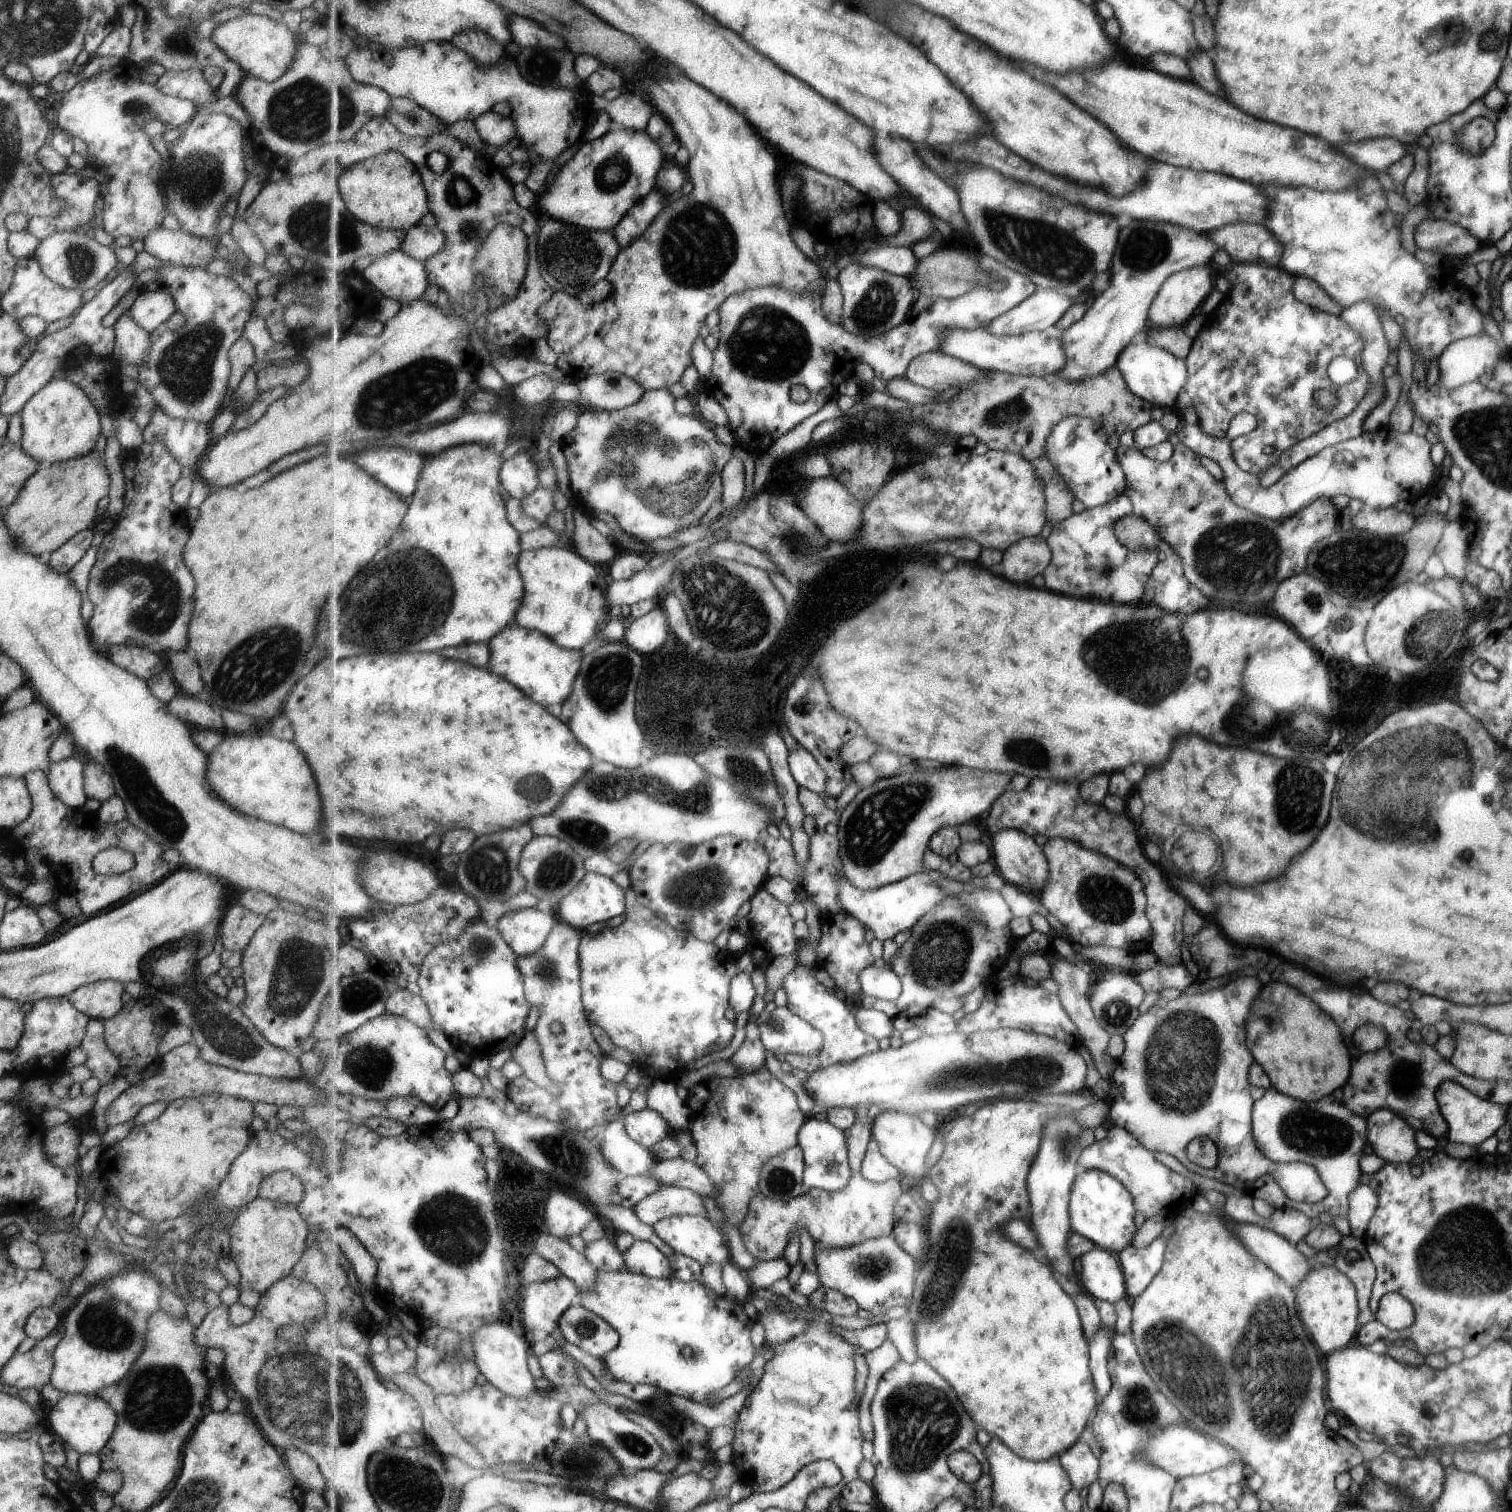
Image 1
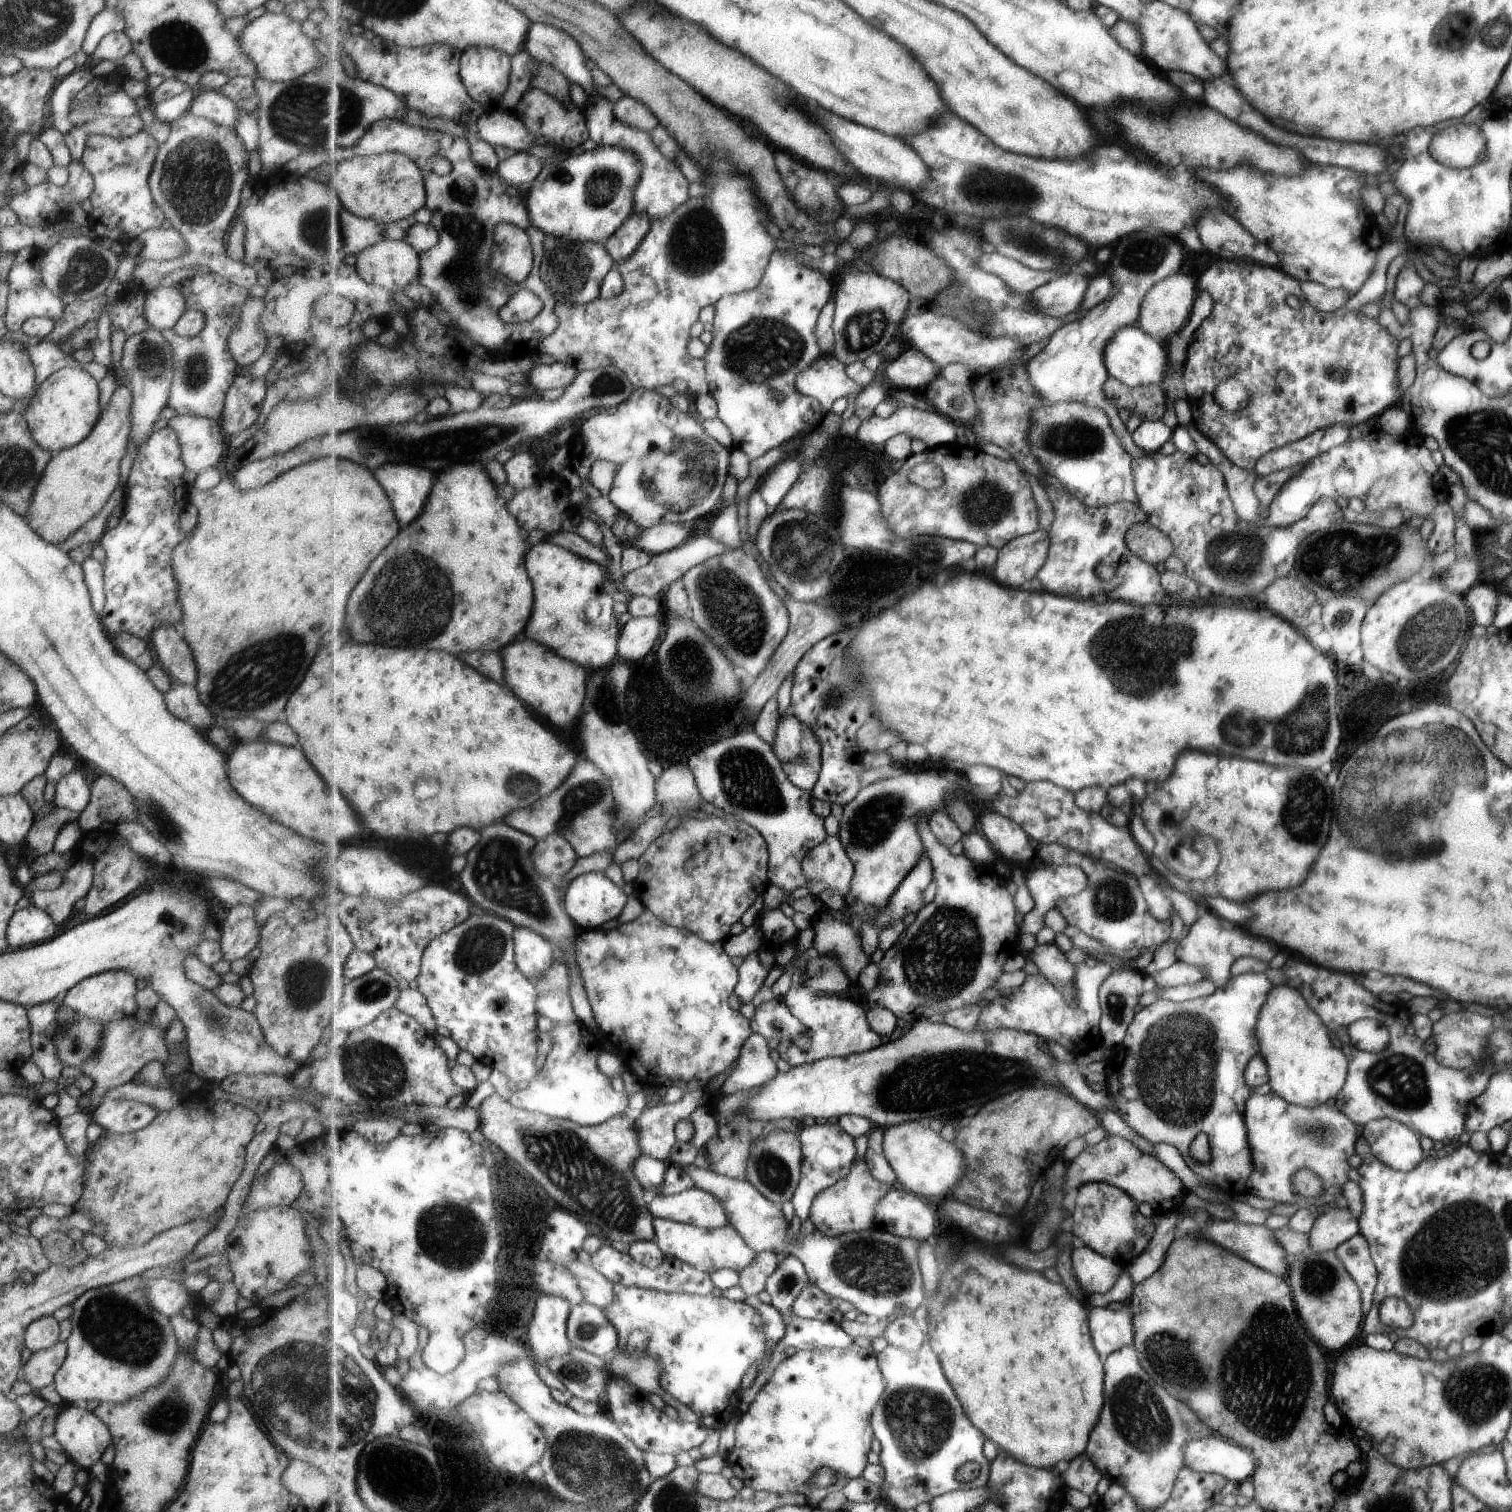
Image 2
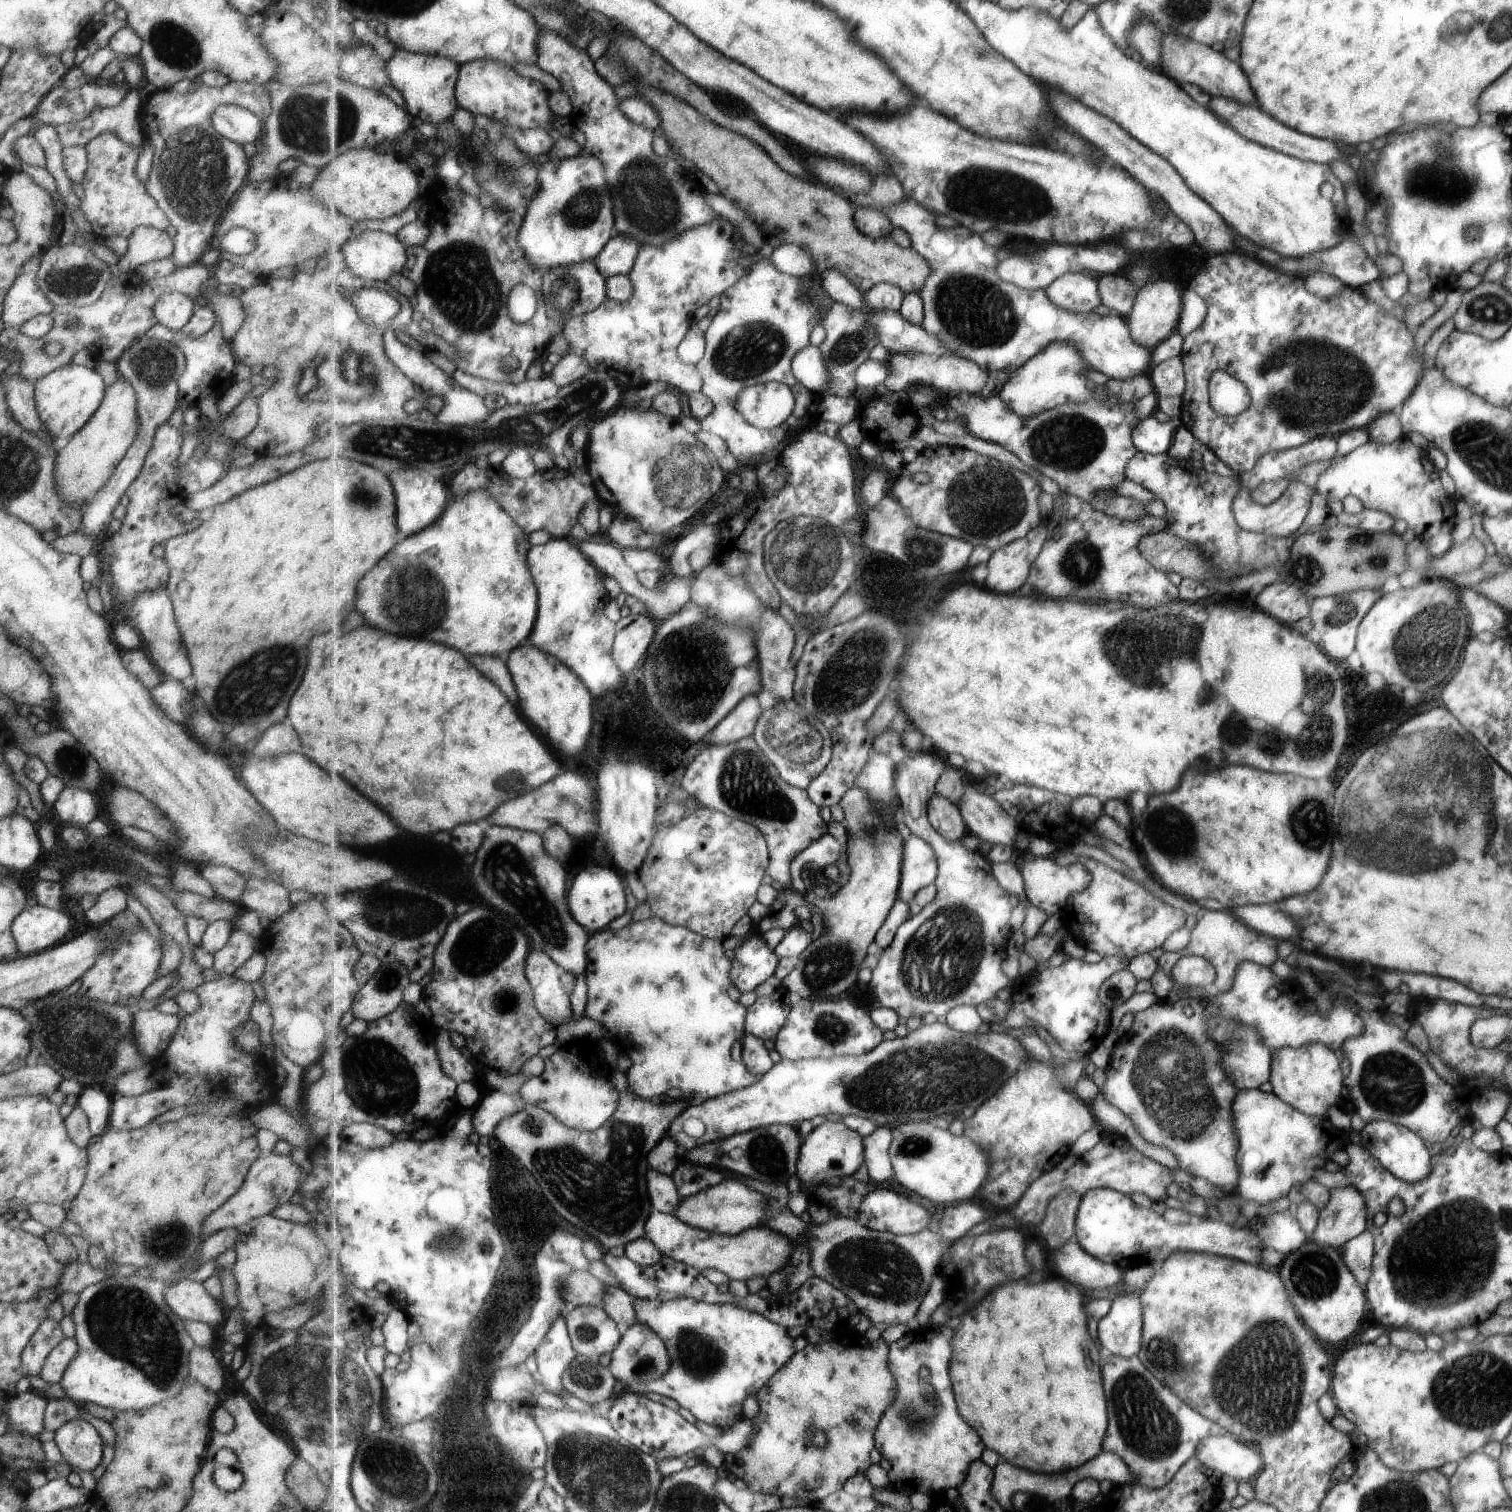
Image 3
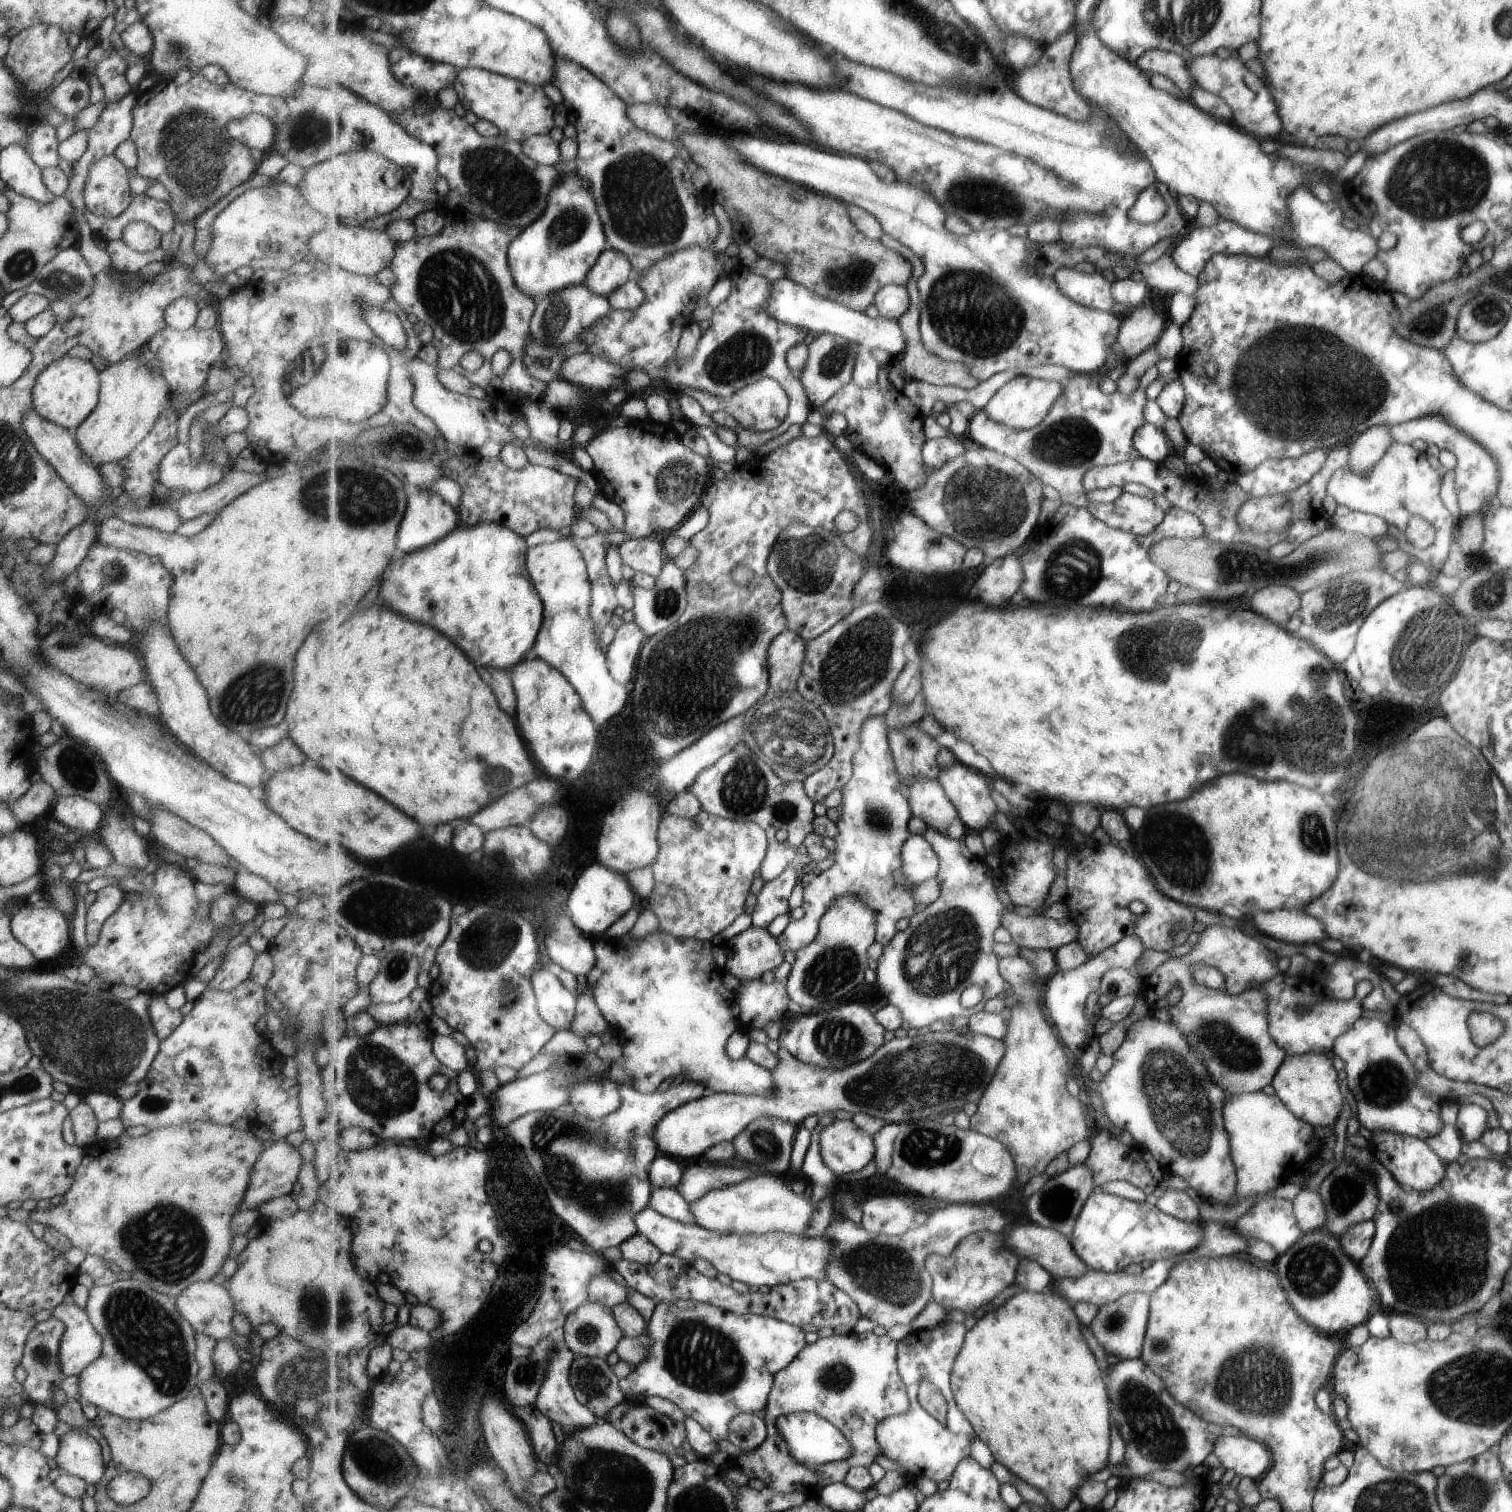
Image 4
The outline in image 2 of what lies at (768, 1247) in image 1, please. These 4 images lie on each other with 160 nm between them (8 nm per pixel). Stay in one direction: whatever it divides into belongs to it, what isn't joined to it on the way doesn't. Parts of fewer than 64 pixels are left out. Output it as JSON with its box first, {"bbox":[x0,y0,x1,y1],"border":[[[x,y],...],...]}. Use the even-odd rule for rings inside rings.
{"bbox":[810,1156,892,1237],"border":[[[857,1156],[857,1162],[853,1164],[849,1176],[816,1196],[810,1218],[815,1229],[823,1232],[825,1236],[837,1237],[847,1232],[869,1231],[873,1229],[873,1224],[876,1224],[877,1204],[881,1202],[881,1196],[885,1196],[892,1189],[891,1185],[878,1182],[869,1171],[867,1162]]]}

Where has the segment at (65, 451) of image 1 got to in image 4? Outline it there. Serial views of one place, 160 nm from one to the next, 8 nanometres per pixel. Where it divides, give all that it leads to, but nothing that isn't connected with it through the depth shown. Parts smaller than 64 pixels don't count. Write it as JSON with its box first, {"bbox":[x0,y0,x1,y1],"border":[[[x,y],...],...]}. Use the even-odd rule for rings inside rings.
{"bbox":[32,354,100,432],"border":[[[66,354],[48,364],[35,379],[32,408],[42,419],[73,432],[97,406],[100,382],[98,370],[91,361],[70,358]]]}

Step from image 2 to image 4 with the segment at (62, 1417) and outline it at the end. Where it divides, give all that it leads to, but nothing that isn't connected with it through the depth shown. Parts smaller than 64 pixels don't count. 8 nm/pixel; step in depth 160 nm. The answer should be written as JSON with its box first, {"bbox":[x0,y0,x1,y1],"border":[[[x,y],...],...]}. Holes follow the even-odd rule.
{"bbox":[54,1429,105,1485],"border":[[[71,1429],[59,1435],[58,1441],[58,1451],[54,1456],[57,1466],[67,1474],[78,1476],[86,1484],[94,1485],[101,1478],[105,1468],[101,1461],[101,1450],[97,1441],[83,1429]]]}

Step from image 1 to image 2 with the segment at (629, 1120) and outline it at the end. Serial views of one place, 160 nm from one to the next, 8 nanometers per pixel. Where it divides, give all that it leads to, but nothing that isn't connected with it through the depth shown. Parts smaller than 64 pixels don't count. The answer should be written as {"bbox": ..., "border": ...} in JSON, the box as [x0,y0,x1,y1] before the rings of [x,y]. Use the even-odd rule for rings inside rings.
{"bbox":[634,1089,704,1162],"border":[[[703,1089],[687,1091],[676,1103],[660,1103],[654,1107],[643,1108],[634,1122],[640,1133],[642,1152],[669,1162],[671,1149],[678,1141],[677,1121],[689,1119],[702,1102],[704,1094]]]}

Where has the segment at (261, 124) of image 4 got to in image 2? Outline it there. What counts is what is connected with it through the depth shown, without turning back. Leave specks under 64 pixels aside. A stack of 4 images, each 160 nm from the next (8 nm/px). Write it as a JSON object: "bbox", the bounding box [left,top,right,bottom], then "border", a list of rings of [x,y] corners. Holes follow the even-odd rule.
{"bbox":[189,88,239,131],"border":[[[200,88],[193,90],[195,94],[189,107],[190,112],[233,131],[237,112],[239,112],[237,106],[218,91],[207,91]]]}

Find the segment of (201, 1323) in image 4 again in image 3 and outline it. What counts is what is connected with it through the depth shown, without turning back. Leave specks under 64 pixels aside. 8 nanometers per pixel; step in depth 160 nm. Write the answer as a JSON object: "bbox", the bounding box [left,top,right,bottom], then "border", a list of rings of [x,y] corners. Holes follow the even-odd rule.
{"bbox":[164,1277,223,1327],"border":[[[183,1277],[169,1284],[164,1290],[165,1304],[180,1318],[207,1323],[210,1327],[223,1320],[223,1304],[214,1299],[191,1278]]]}

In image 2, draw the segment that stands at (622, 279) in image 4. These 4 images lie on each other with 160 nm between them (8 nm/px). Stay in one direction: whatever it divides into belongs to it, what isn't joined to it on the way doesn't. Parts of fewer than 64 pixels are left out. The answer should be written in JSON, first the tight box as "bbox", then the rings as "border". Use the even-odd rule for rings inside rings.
{"bbox":[606,213,653,265],"border":[[[633,213],[615,234],[606,242],[608,251],[613,256],[616,265],[624,262],[644,242],[644,238],[651,230],[653,220],[648,214]]]}

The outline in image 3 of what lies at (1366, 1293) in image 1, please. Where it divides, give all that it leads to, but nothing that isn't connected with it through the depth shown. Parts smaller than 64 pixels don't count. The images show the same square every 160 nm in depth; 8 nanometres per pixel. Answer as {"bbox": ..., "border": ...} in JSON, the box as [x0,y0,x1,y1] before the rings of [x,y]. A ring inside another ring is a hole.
{"bbox":[1342,1231,1373,1288],"border":[[[1361,1231],[1361,1234],[1350,1238],[1342,1244],[1344,1263],[1356,1277],[1361,1288],[1365,1288],[1370,1277],[1370,1266],[1373,1256],[1373,1237],[1369,1231]]]}

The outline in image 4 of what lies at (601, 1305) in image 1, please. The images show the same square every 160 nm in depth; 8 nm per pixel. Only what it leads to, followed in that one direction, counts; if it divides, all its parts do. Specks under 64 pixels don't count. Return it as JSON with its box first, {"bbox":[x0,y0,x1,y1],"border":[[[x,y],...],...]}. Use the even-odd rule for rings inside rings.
{"bbox":[620,1299,808,1442],"border":[[[681,1299],[674,1303],[659,1303],[648,1324],[647,1333],[652,1338],[648,1357],[624,1379],[620,1387],[627,1398],[635,1400],[635,1394],[645,1400],[649,1396],[661,1396],[676,1404],[686,1417],[700,1422],[717,1442],[729,1436],[729,1424],[741,1413],[766,1410],[774,1380],[780,1370],[788,1367],[808,1345],[800,1326],[763,1315],[740,1315],[726,1311],[711,1303]]]}

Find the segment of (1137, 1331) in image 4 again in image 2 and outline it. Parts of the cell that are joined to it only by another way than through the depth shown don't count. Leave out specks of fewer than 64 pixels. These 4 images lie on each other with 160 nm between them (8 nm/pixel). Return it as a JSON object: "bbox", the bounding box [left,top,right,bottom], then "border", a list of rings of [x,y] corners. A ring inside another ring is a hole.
{"bbox":[1090,1304,1133,1361],"border":[[[1128,1304],[1115,1311],[1106,1307],[1091,1309],[1090,1328],[1103,1361],[1113,1352],[1133,1344],[1133,1312]]]}

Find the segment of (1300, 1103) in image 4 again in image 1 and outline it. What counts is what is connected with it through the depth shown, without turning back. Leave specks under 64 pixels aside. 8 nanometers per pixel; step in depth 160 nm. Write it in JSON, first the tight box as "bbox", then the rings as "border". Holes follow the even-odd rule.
{"bbox":[1244,982,1352,1102],"border":[[[1283,982],[1265,984],[1251,1004],[1244,1027],[1249,1052],[1279,1092],[1315,1102],[1348,1082],[1352,1061],[1343,1033],[1328,1013],[1297,988]]]}

